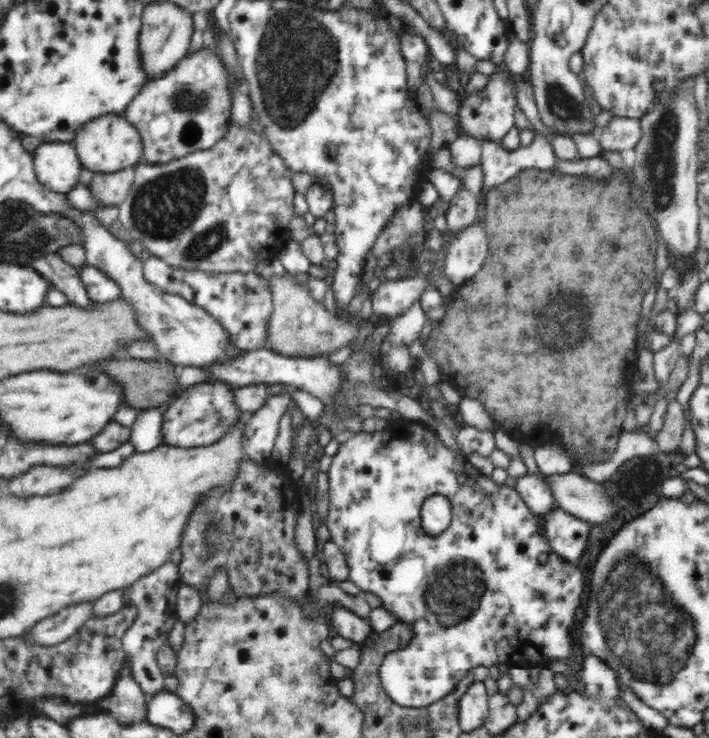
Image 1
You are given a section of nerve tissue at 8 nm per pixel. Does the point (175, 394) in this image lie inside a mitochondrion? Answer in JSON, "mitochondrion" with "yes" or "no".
{"mitochondrion":"no"}

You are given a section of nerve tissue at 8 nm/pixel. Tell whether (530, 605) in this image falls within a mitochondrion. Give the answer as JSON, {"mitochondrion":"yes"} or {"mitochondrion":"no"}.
{"mitochondrion":"no"}

